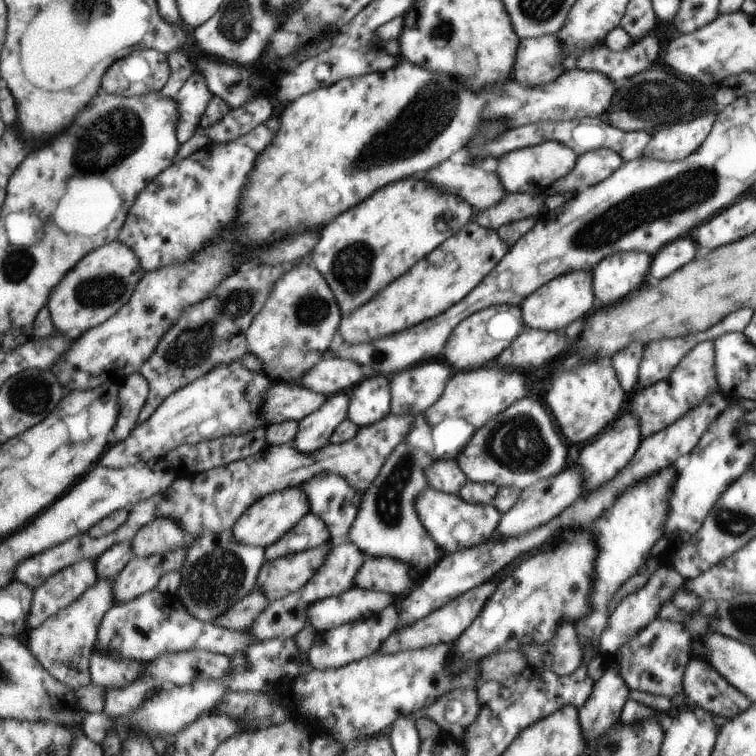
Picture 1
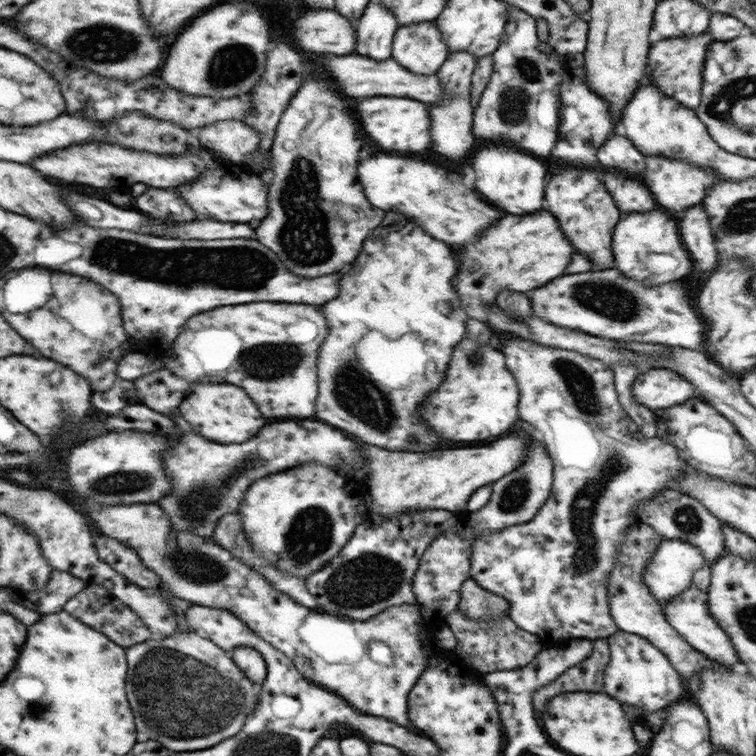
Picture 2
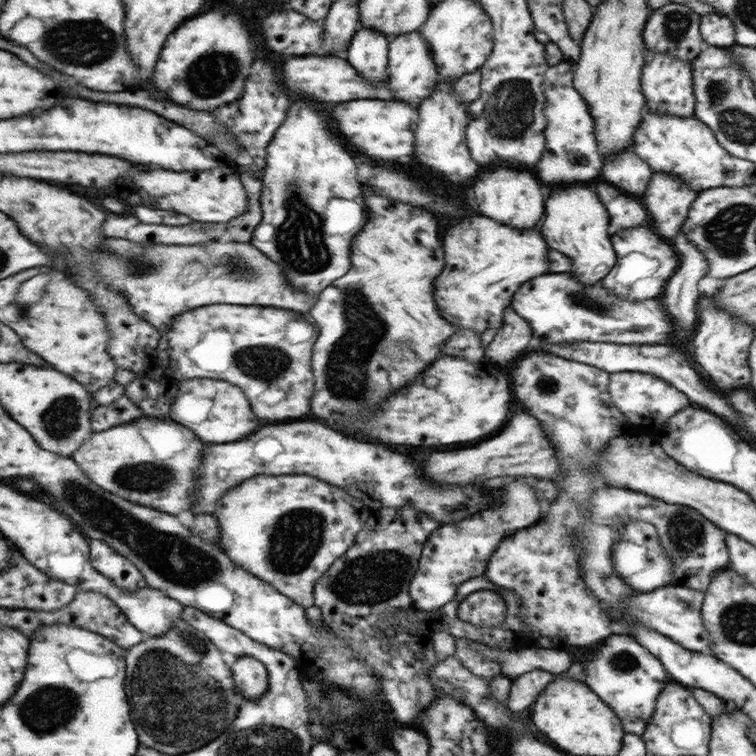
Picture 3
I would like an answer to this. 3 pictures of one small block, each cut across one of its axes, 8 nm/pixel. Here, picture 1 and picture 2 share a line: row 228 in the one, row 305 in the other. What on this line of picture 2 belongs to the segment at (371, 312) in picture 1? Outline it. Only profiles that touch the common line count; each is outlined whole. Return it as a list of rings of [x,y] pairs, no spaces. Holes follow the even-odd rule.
[[[539,210],[537,214],[525,214],[525,216],[511,216],[507,214],[489,230],[489,234],[481,234],[473,244],[469,246],[461,245],[457,252],[457,262],[461,262],[461,274],[457,274],[457,294],[461,294],[461,304],[464,306],[465,314],[469,319],[487,322],[489,304],[493,306],[497,295],[502,290],[512,290],[513,292],[526,292],[545,285],[547,282],[565,274],[565,268],[571,261],[573,254],[576,254],[575,247],[572,246],[569,238],[566,238],[558,219],[547,210]]]

